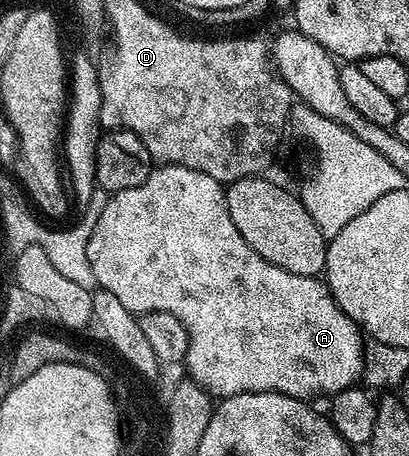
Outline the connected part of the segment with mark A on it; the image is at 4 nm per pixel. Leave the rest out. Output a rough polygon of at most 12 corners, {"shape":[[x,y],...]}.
{"shape":[[225,185],[111,193],[97,285],[186,326],[213,397],[331,398],[366,336],[246,246]]}

